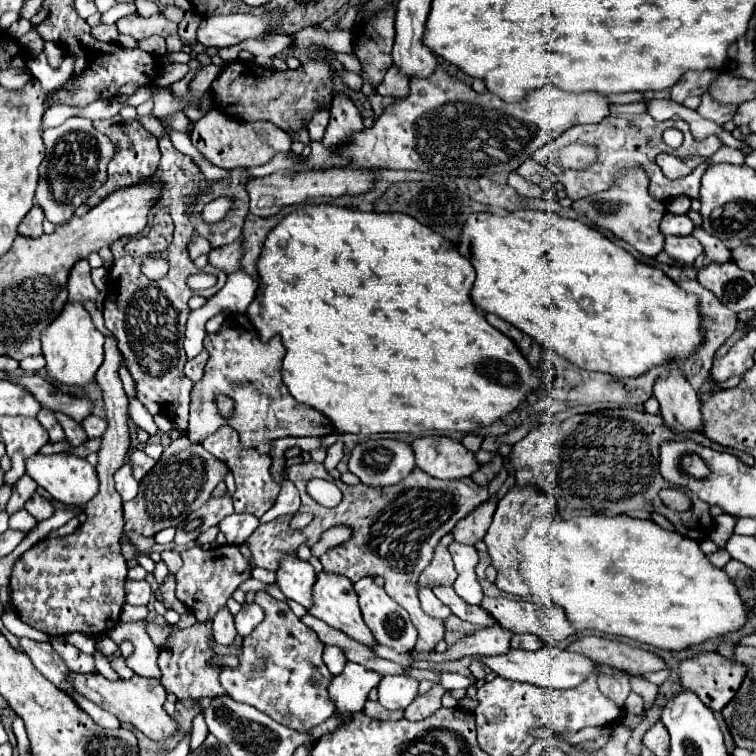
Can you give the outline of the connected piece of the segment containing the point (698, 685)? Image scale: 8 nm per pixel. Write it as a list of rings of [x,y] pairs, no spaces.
[[[704,651],[700,655],[694,655],[694,657],[688,657],[688,659],[680,661],[682,687],[694,691],[700,697],[700,701],[712,711],[724,709],[724,705],[736,695],[744,675],[746,675],[746,665],[730,661],[730,659],[726,659],[718,653],[712,653],[712,651]]]

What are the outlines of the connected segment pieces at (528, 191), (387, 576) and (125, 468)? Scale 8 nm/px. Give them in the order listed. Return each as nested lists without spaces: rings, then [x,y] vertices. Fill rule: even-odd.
[[[512,171],[512,173],[508,175],[508,185],[514,187],[514,189],[516,189],[520,195],[524,195],[524,197],[542,197],[542,189],[540,189],[536,183],[532,183],[532,181],[524,179],[522,175],[518,175],[516,171]]]
[[[310,461],[310,463],[290,465],[290,467],[286,467],[286,473],[288,473],[288,479],[300,491],[302,505],[300,505],[298,513],[312,513],[314,519],[304,529],[292,529],[290,527],[292,515],[282,515],[282,517],[276,517],[274,521],[258,525],[258,529],[242,543],[242,545],[248,545],[250,559],[256,567],[264,567],[264,569],[274,571],[274,569],[278,569],[278,559],[280,559],[282,553],[296,555],[296,549],[298,549],[300,543],[314,545],[314,543],[320,541],[320,535],[326,529],[330,529],[334,525],[350,525],[352,527],[352,539],[348,539],[342,545],[332,547],[328,553],[322,555],[324,571],[346,575],[352,583],[356,583],[362,577],[370,577],[370,575],[372,577],[374,575],[384,577],[386,593],[410,613],[410,619],[412,619],[414,627],[418,629],[418,641],[416,641],[414,653],[400,655],[400,653],[392,651],[390,647],[372,645],[370,649],[378,657],[386,657],[386,659],[398,661],[400,665],[408,667],[410,659],[440,663],[440,661],[460,659],[464,655],[482,657],[482,655],[504,655],[504,651],[508,651],[510,639],[512,639],[514,633],[508,631],[508,629],[502,629],[496,623],[492,627],[476,631],[470,637],[462,637],[446,653],[436,653],[434,649],[436,649],[438,641],[442,641],[442,637],[444,637],[444,623],[440,619],[428,617],[420,609],[420,603],[418,603],[418,597],[416,597],[416,579],[422,573],[422,569],[430,563],[440,537],[450,533],[458,519],[466,517],[474,507],[478,507],[484,499],[488,499],[488,487],[474,483],[470,477],[468,479],[446,479],[446,481],[442,481],[442,479],[436,479],[436,477],[428,477],[422,469],[416,467],[408,475],[408,479],[402,479],[400,483],[396,483],[392,487],[364,487],[362,483],[352,487],[352,485],[346,485],[338,479],[336,483],[338,483],[338,489],[342,491],[344,499],[338,507],[328,509],[328,507],[322,507],[320,503],[316,503],[306,493],[306,483],[312,477],[324,477],[324,479],[328,477],[322,463]],[[432,651],[434,651],[434,655],[424,655],[424,653],[432,653]]]
[[[124,461],[124,465],[114,473],[114,481],[116,481],[116,491],[122,495],[124,501],[130,501],[138,493],[138,481],[132,475],[130,461]]]

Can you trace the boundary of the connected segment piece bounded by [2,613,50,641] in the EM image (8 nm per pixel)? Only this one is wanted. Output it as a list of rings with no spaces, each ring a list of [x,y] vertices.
[[[2,613],[2,623],[4,627],[12,633],[12,635],[18,635],[18,637],[28,637],[28,639],[34,639],[34,641],[50,641],[50,637],[30,625],[26,625],[24,621],[20,621],[20,617],[16,613]]]

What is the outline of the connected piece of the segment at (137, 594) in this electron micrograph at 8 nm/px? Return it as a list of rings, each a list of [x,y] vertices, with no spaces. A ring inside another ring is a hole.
[[[126,581],[126,603],[128,605],[148,605],[150,585],[146,581]]]

